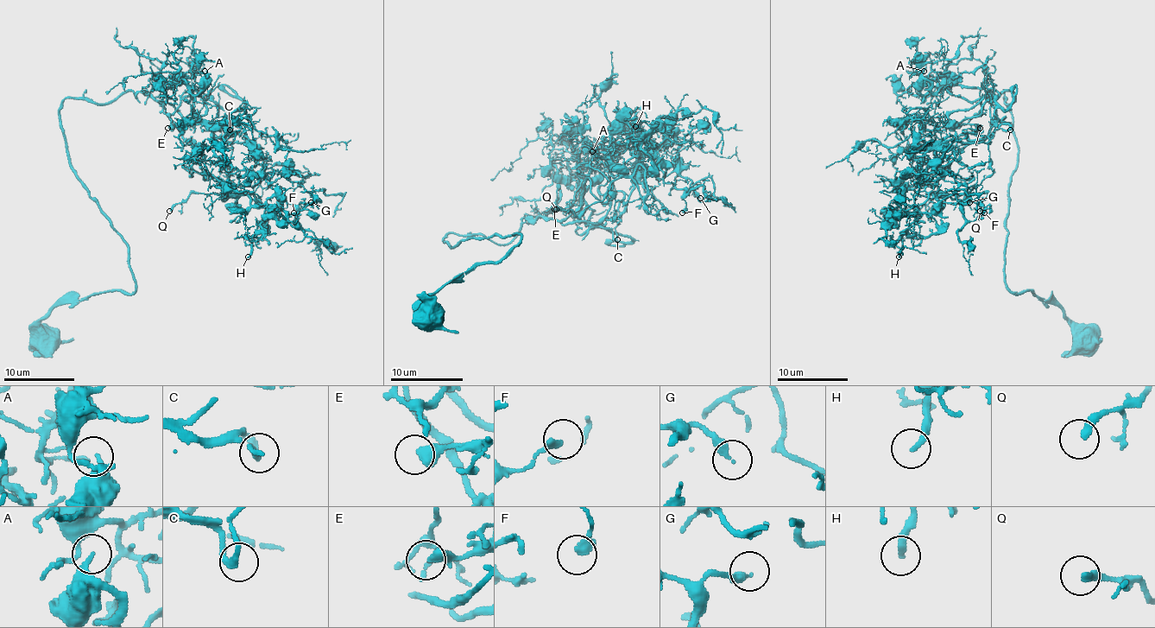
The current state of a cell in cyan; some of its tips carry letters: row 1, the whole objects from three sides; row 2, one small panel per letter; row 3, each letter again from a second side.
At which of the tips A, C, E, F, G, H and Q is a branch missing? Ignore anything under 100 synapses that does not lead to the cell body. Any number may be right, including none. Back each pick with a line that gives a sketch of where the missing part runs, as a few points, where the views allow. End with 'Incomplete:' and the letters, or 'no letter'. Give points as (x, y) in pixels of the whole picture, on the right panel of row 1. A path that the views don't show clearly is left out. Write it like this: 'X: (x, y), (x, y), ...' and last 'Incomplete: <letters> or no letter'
Incomplete: no letter

